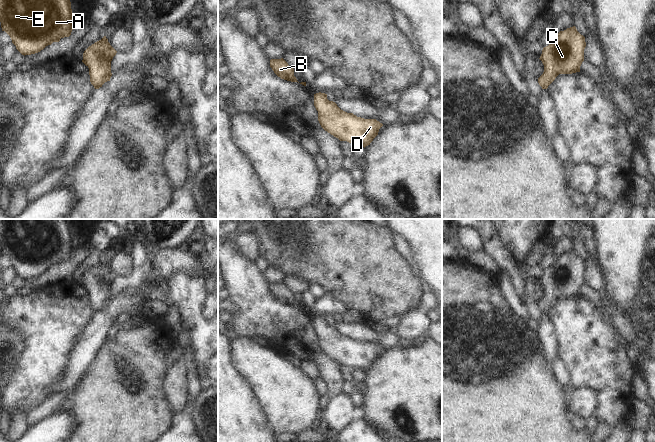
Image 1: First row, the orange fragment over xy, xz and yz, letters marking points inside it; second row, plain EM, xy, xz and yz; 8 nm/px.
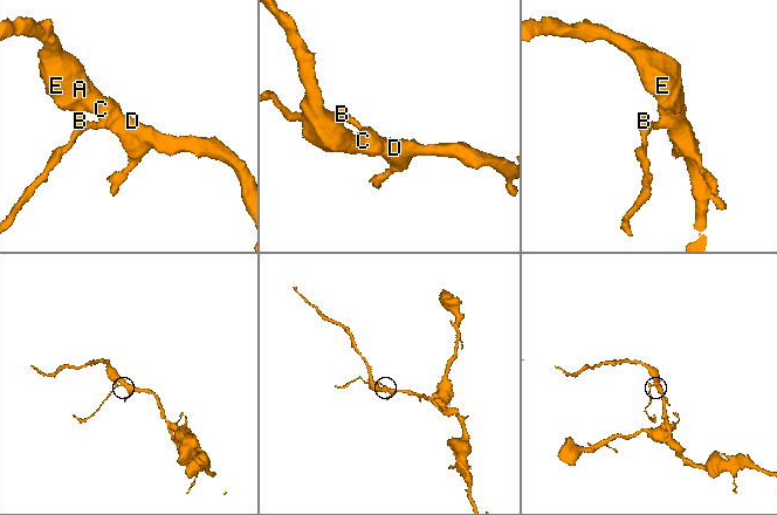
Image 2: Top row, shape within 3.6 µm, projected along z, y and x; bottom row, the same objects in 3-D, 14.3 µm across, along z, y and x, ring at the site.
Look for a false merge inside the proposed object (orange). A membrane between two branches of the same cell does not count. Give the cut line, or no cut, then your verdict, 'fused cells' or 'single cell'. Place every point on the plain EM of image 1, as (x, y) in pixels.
no cut; single cell

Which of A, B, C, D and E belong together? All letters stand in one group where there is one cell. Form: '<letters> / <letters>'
A B C D E

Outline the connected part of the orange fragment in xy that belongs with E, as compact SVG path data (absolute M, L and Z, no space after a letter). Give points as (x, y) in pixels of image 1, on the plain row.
M0 219L0 246L24 280L69 261L75 250L67 219Z

